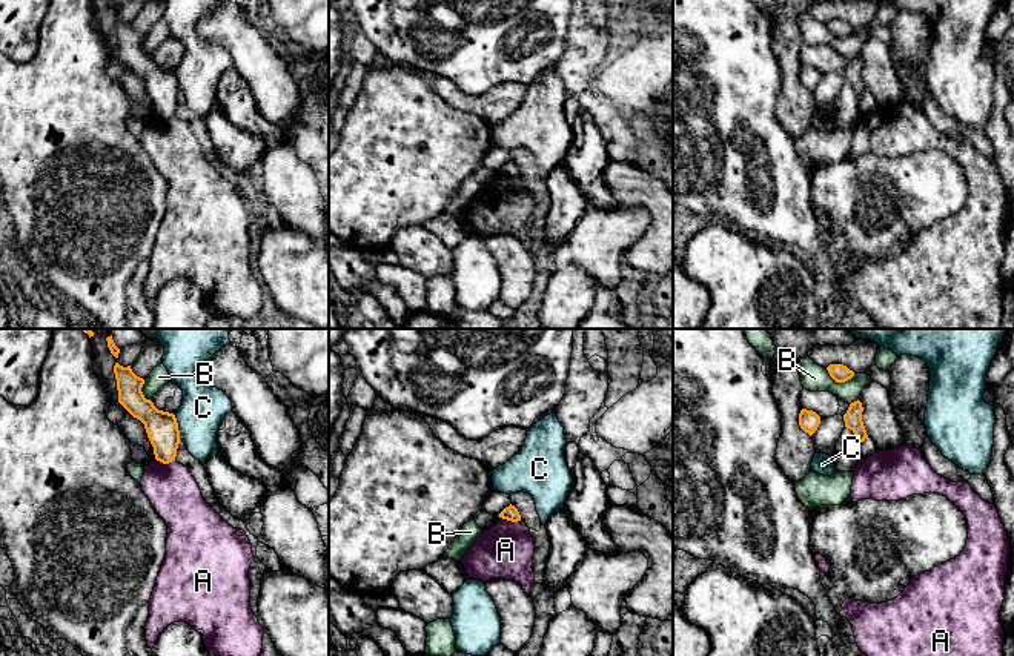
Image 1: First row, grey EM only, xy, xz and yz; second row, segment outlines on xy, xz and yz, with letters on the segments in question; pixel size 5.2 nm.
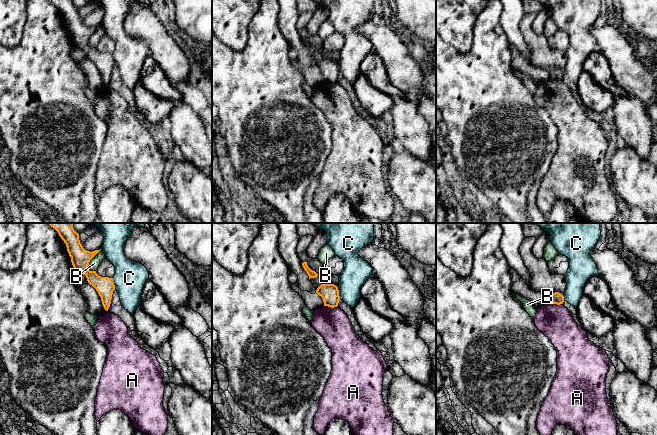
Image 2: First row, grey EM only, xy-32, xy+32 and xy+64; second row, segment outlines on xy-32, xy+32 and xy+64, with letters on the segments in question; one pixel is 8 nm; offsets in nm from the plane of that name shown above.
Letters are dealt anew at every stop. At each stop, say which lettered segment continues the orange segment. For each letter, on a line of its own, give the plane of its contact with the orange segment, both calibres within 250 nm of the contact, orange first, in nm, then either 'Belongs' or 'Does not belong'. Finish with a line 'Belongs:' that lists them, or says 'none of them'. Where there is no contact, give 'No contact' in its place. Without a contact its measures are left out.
A: Touches orange in xz. Thickness 80 nm (orange) against 300 nm. Does not belong
B: Touches orange in yz. Thickness 90 nm (orange) against 140 nm. Does not belong
C: Touches orange in xy. Thickness 170 nm (orange) against 240 nm. Does not belong
Belongs: none of them

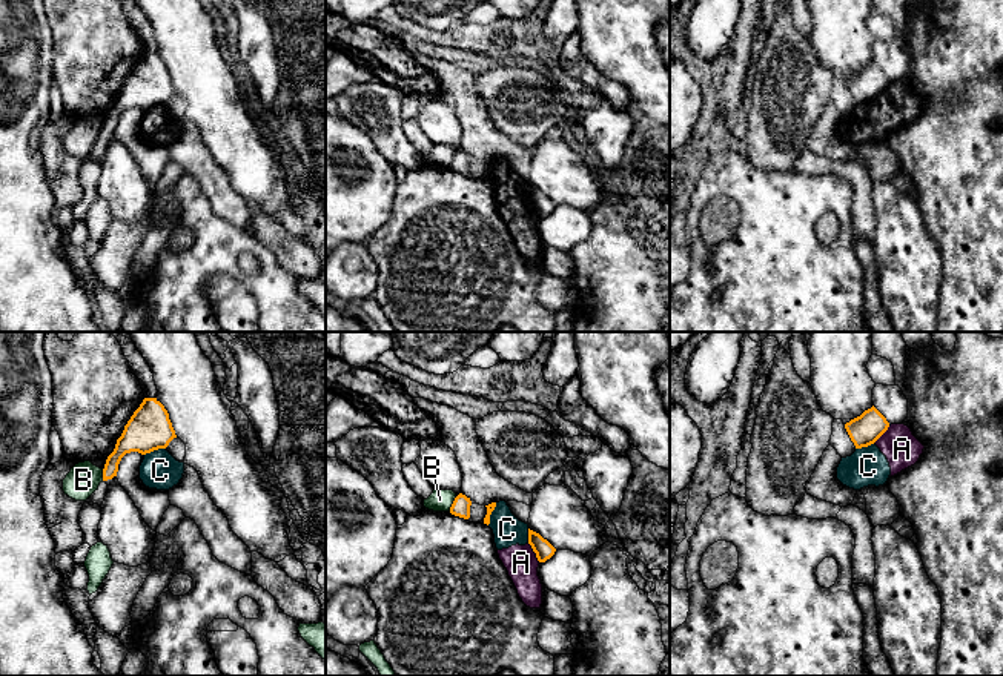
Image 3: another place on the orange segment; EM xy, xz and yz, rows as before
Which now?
A: Touches orange in xz. Thickness 100 nm (orange) against 170 nm. Does not belong
B: Touches orange in xz. Thickness 100 nm (orange) against 110 nm. Does not belong
C: Touches orange in xy. Thickness 220 nm (orange) against 200 nm. Does not belong
Belongs: none of them

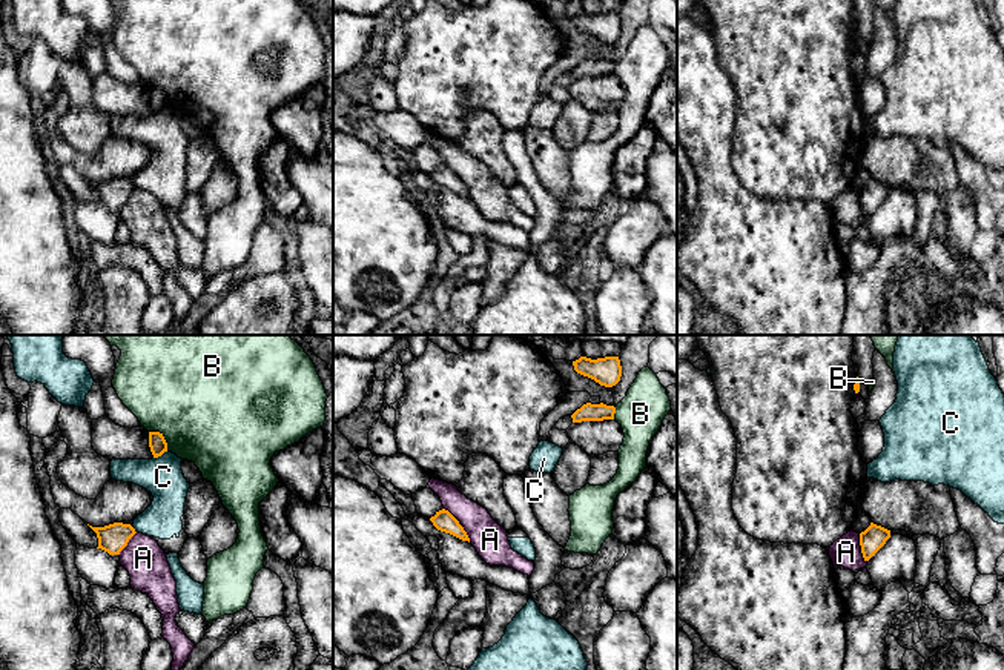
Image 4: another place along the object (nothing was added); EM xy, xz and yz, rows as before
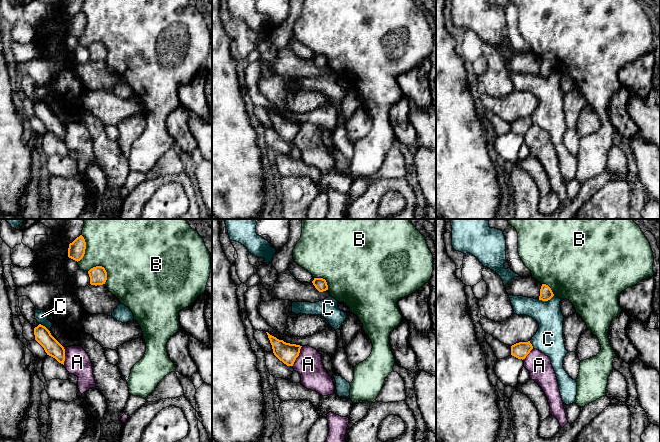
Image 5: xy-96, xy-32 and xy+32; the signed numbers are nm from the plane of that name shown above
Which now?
A: Touches orange in xz. Thickness 110 nm (orange) against 180 nm. Belongs
B: Touches orange in xy. Thickness 90 nm (orange) against 500 nm. Does not belong
C: Touches orange in xy. Thickness 90 nm (orange) against 200 nm. Does not belong
Belongs: A

